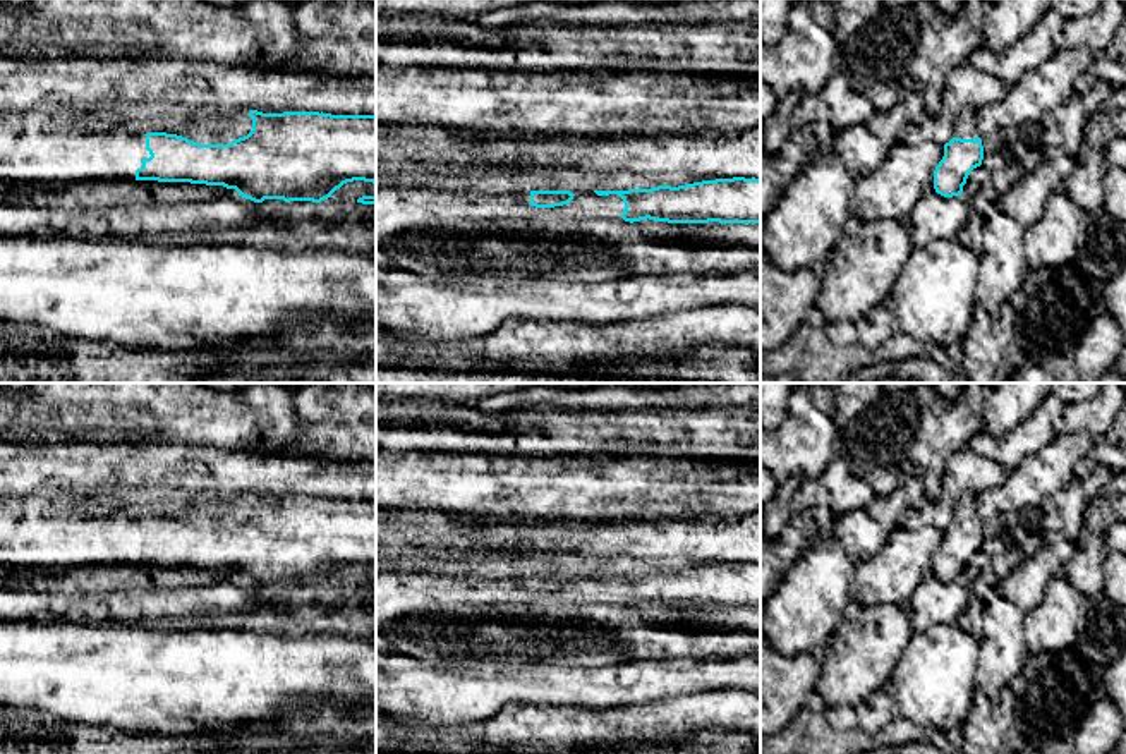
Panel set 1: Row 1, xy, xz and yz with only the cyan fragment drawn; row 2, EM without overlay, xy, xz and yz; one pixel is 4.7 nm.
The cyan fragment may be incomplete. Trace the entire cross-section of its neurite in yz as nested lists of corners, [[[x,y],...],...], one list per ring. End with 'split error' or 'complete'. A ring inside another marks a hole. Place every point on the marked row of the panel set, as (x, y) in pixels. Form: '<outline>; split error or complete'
[[[965,106],[956,113],[956,131],[944,144],[944,156],[934,170],[934,189],[944,198],[961,196],[970,172],[982,165],[984,146],[975,110]]]; split error

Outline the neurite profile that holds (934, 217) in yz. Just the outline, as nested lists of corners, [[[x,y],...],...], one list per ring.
[[[929,189],[917,203],[906,225],[913,247],[932,240],[954,239],[970,215],[970,201],[963,196],[944,198]]]

